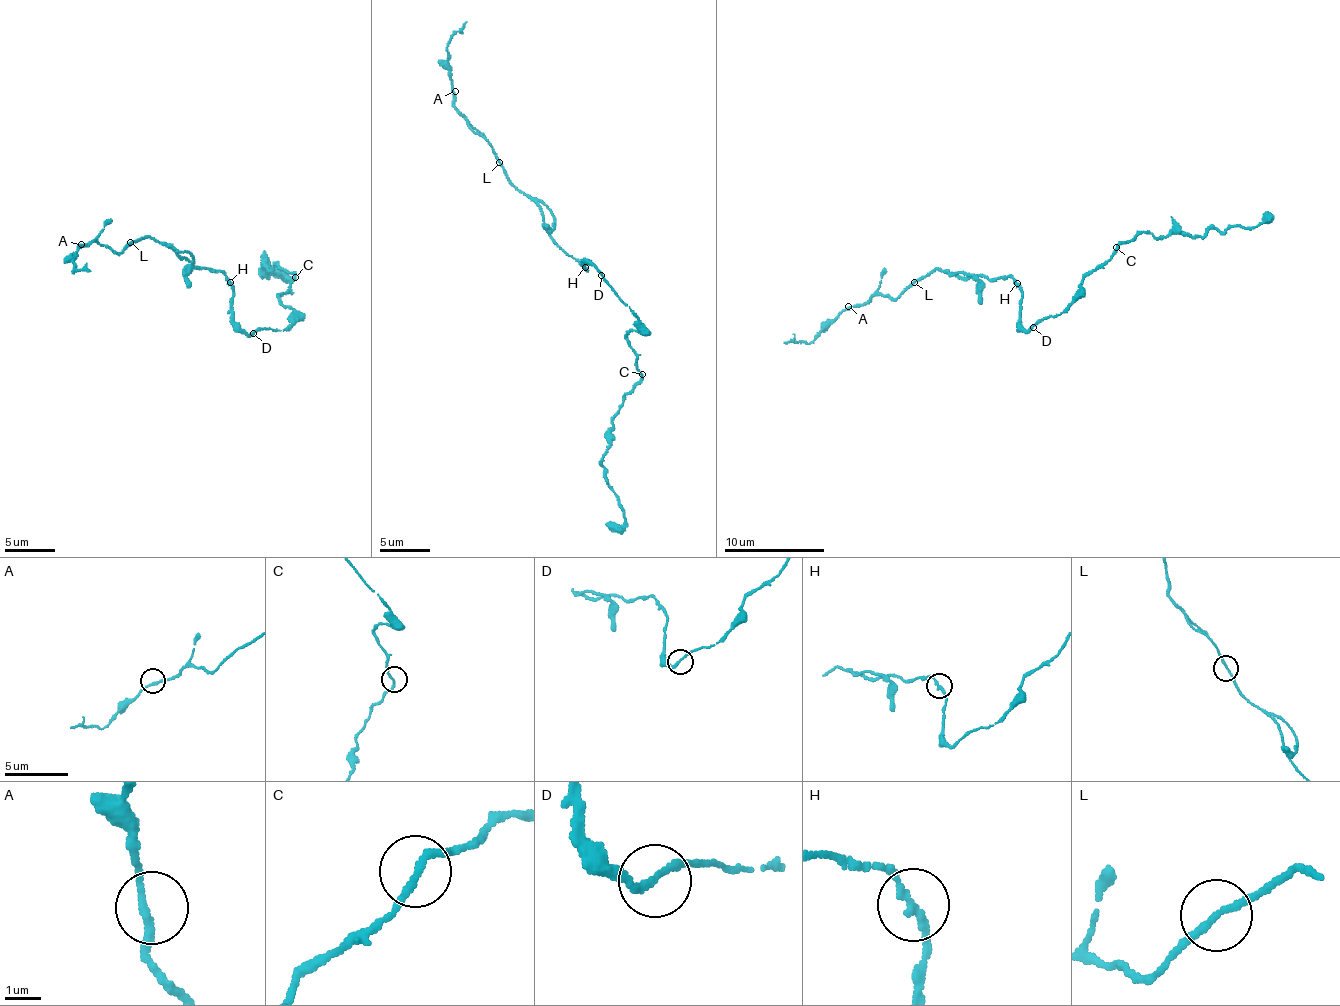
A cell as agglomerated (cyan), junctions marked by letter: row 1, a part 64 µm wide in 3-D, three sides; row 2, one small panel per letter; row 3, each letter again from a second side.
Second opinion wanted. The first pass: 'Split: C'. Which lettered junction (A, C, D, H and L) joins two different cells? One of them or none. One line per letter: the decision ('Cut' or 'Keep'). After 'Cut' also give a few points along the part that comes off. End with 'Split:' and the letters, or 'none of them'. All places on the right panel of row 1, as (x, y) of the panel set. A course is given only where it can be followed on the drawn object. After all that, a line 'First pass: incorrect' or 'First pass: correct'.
A: Keep
C: Cut. Course of the part to remove: (1117, 248), (1141, 232), (1157, 238), (1172, 234), (1195, 236), (1261, 225), (1266, 220), (1268, 222), (1266, 218)
D: Keep
H: Keep
L: Keep
Split: C
First pass: correct

